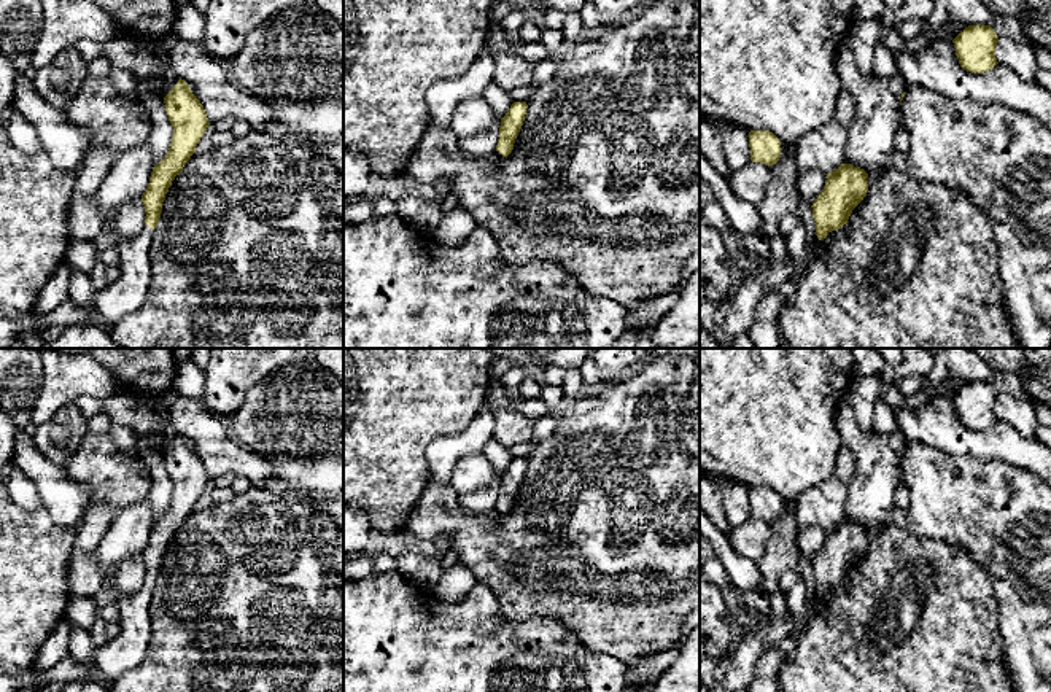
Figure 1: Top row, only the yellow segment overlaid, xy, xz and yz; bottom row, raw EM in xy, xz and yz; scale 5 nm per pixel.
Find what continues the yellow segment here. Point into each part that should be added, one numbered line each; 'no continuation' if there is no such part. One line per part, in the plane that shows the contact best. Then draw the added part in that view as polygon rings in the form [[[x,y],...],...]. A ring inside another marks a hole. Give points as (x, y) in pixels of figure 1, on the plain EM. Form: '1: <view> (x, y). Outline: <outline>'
1: xy (124, 653). Outline: [[[145,581],[135,593],[121,593],[118,608],[121,612],[121,632],[116,638],[97,646],[92,662],[110,679],[140,668],[145,660],[151,636],[151,593],[153,585]]]

